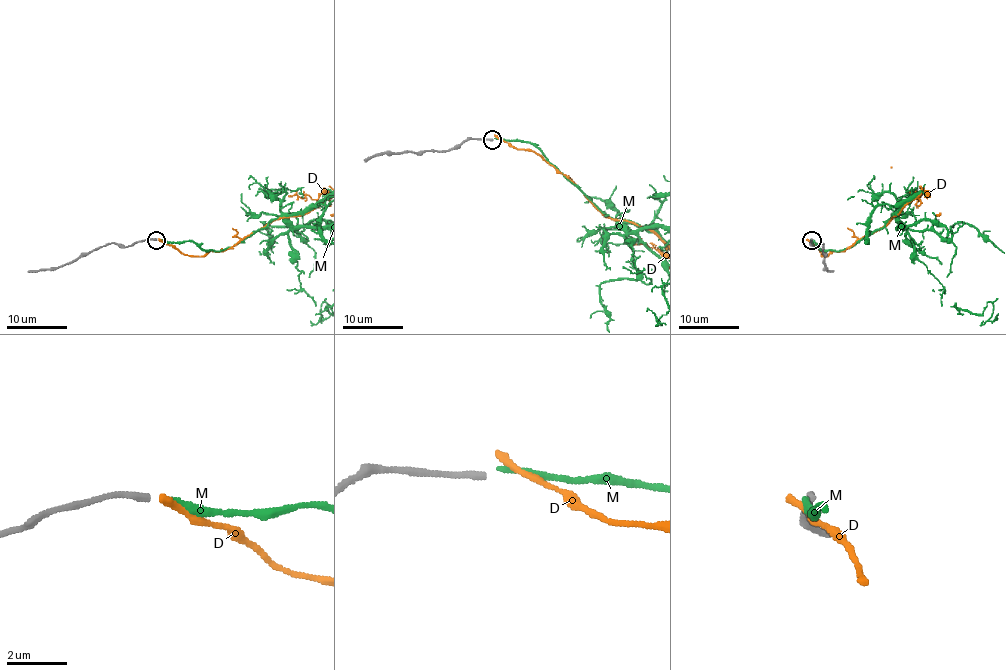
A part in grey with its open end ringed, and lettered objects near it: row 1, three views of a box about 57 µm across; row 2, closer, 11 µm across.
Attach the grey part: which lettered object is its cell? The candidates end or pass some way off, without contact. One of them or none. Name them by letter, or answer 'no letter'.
no letter

